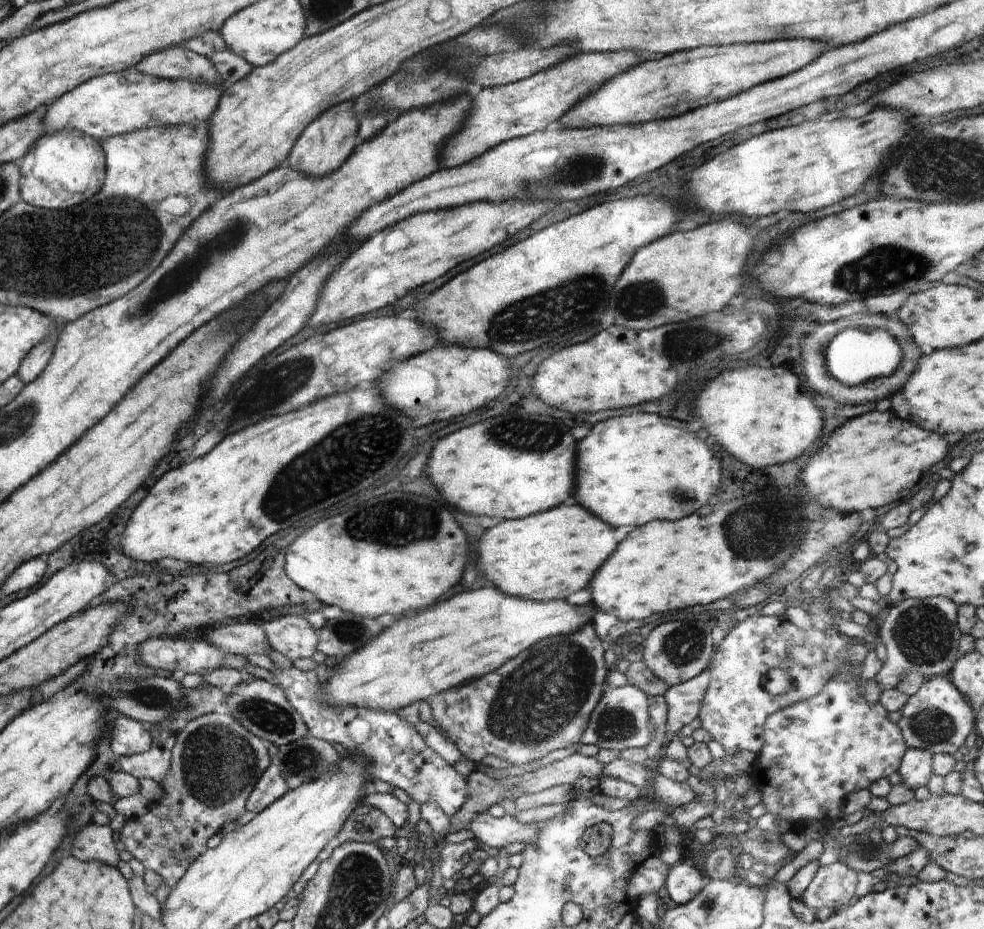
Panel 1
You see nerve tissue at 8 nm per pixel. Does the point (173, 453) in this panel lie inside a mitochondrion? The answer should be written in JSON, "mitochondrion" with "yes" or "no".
{"mitochondrion":"no"}

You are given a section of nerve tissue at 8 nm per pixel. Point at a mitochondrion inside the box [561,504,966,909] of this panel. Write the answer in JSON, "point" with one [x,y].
{"point":[923,634]}

